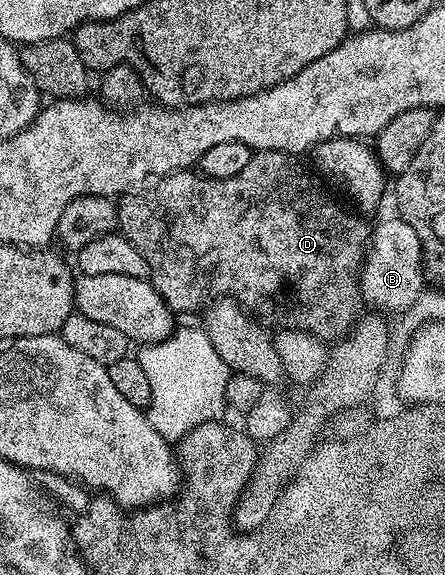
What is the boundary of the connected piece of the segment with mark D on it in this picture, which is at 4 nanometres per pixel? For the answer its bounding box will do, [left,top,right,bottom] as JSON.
[117,151,371,341]

